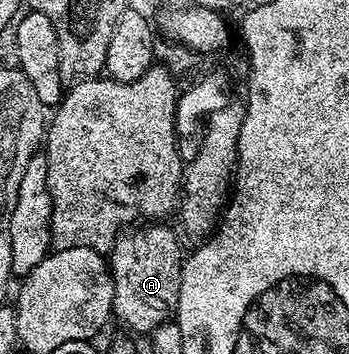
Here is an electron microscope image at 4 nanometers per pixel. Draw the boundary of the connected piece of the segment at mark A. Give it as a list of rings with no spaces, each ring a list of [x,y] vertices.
[[[146,223],[123,232],[108,254],[114,280],[113,320],[131,329],[126,330],[131,334],[143,335],[171,320],[178,307],[183,260],[184,253],[178,250],[178,241],[166,223]]]

